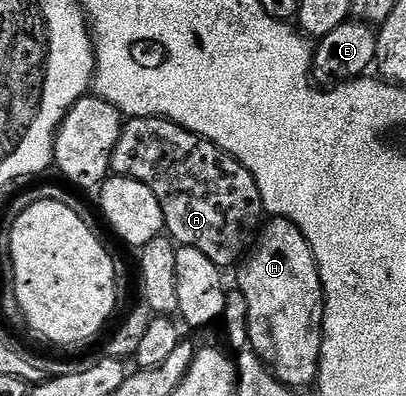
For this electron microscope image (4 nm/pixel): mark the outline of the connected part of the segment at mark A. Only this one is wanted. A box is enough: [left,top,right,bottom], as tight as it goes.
[110,118,265,268]

